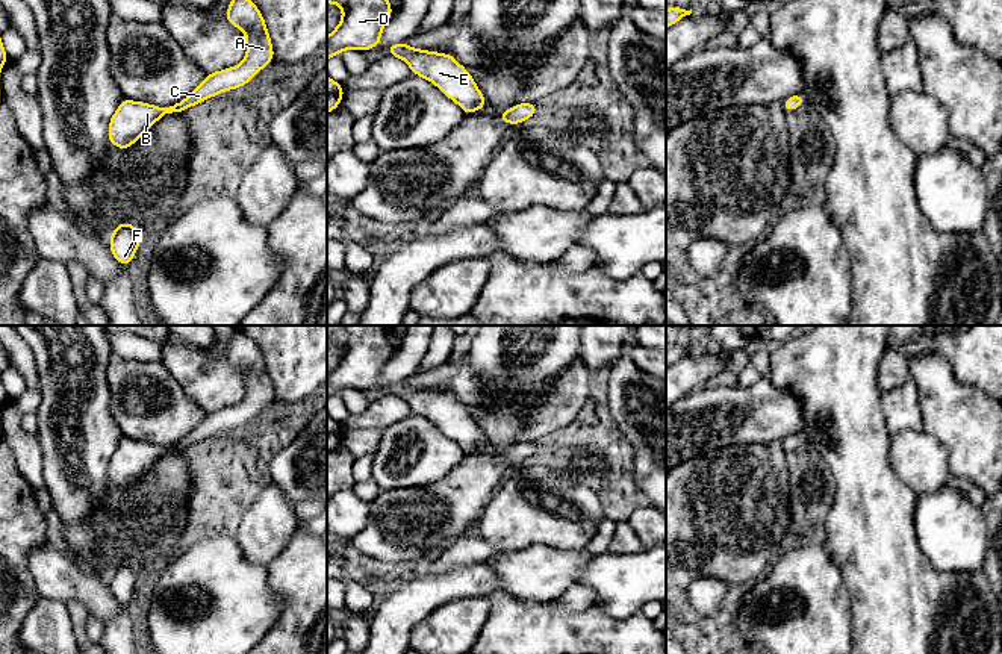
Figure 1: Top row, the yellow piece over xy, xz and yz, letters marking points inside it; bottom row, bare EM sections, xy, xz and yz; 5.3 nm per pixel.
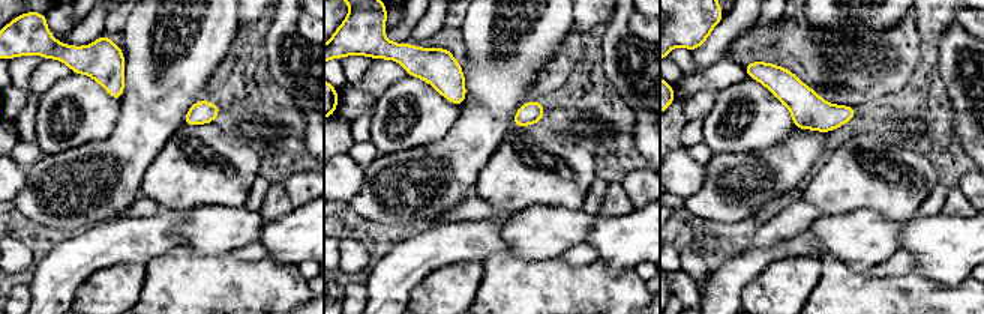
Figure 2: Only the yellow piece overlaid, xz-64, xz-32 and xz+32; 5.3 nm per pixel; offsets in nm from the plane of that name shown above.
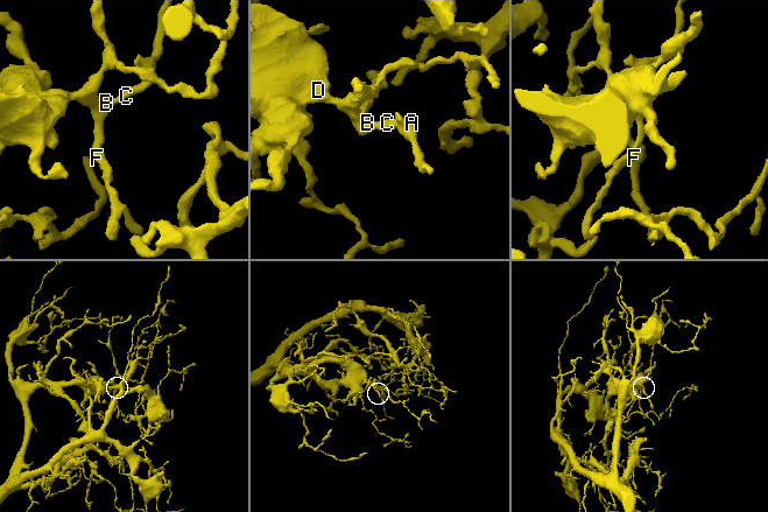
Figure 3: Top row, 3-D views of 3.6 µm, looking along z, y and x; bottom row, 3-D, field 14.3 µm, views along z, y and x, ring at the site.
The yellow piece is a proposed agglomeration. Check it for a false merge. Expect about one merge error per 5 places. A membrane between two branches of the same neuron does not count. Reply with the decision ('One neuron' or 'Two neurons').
One neuron

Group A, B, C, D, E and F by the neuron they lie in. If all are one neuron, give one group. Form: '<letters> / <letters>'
A B C D E F

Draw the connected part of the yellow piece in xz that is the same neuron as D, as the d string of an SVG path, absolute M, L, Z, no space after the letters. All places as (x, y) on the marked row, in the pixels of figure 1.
M327 0L345 12L327 38L327 61L347 48L366 51L378 45L394 8L387 0Z

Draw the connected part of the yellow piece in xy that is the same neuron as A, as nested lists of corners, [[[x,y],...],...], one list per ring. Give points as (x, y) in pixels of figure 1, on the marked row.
[[[230,0],[226,20],[245,32],[247,58],[236,67],[207,73],[200,86],[170,107],[132,101],[124,97],[109,121],[107,138],[110,144],[120,150],[127,150],[166,114],[188,111],[213,95],[241,88],[274,61],[268,27],[262,12],[251,0]]]

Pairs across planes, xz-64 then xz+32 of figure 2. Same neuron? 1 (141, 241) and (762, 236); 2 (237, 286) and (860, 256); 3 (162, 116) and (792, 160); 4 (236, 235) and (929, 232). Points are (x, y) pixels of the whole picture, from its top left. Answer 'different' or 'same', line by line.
1: different
2: different
3: same
4: different

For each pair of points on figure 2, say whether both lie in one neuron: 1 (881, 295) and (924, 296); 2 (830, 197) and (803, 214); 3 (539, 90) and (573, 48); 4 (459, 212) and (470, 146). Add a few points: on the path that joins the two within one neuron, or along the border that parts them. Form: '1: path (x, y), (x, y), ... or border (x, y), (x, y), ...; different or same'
1: path (891, 296), (914, 296); same
2: border (800, 197), (813, 203), (824, 214); different
3: path (549, 80), (566, 59); same
4: border (474, 194), (431, 223); different

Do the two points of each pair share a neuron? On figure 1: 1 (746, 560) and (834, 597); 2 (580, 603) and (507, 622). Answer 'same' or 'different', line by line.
1: different
2: different

